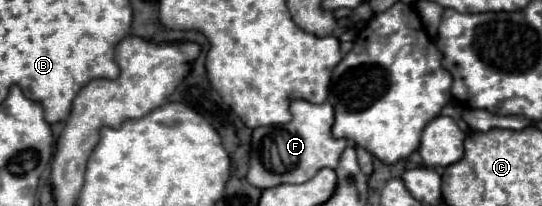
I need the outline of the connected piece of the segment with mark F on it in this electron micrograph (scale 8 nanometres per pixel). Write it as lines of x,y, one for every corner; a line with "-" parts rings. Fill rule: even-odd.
296,99
290,105
292,121
286,125
274,127
258,127
252,135
252,151
250,151
250,169
248,169
248,183
260,189
270,189
282,183
306,183
312,179
320,169
338,165
342,151
346,149
346,139
332,137
332,123
334,123
334,109
330,103
310,103
304,99

